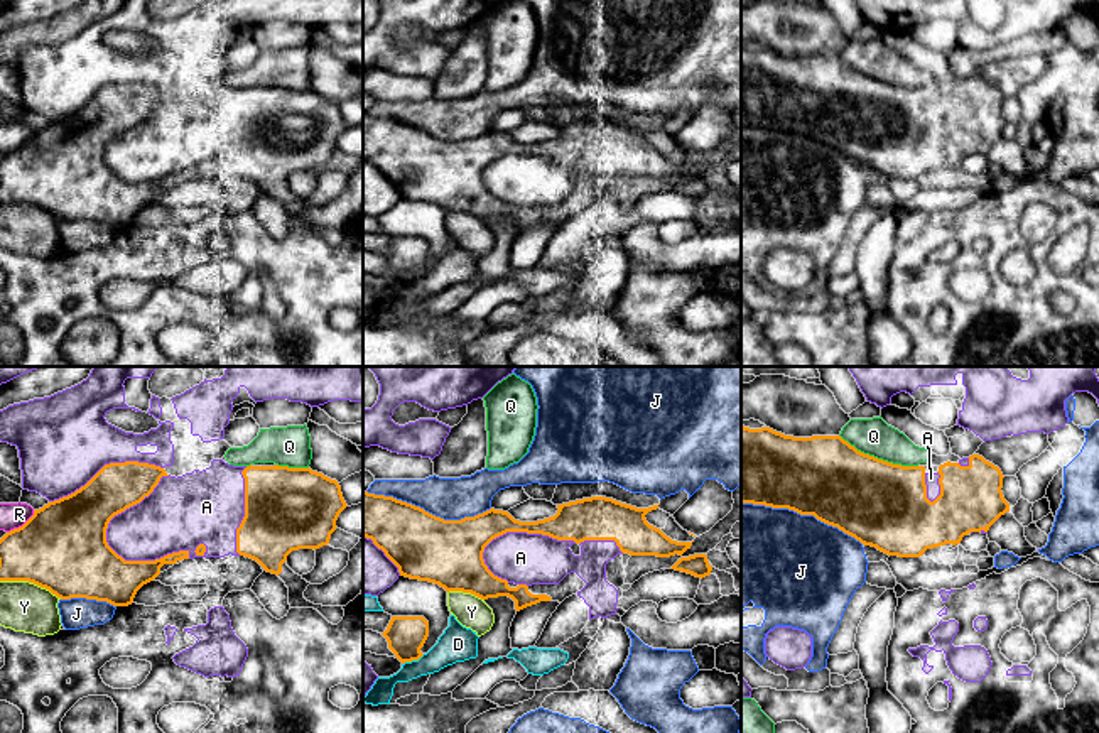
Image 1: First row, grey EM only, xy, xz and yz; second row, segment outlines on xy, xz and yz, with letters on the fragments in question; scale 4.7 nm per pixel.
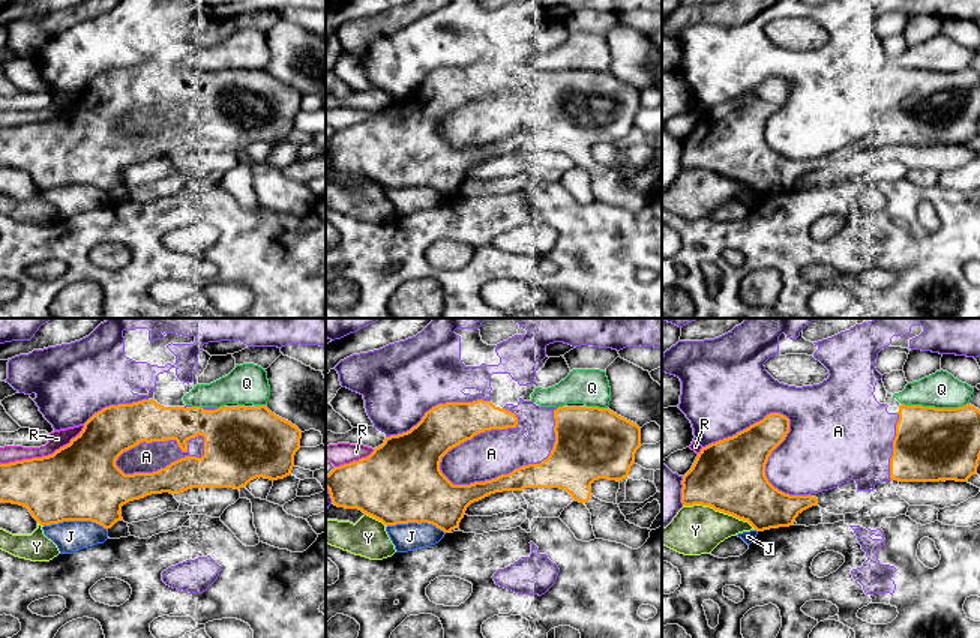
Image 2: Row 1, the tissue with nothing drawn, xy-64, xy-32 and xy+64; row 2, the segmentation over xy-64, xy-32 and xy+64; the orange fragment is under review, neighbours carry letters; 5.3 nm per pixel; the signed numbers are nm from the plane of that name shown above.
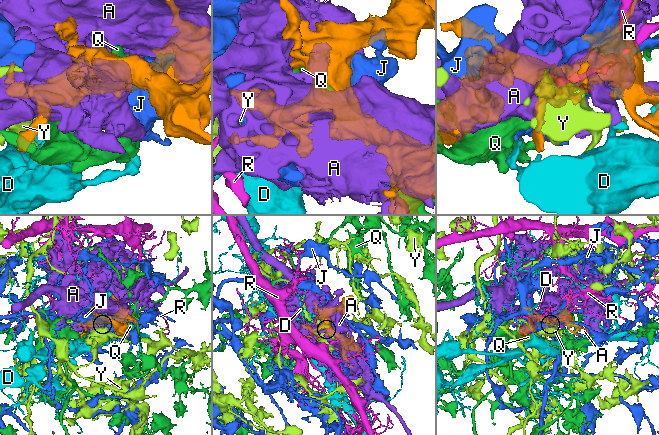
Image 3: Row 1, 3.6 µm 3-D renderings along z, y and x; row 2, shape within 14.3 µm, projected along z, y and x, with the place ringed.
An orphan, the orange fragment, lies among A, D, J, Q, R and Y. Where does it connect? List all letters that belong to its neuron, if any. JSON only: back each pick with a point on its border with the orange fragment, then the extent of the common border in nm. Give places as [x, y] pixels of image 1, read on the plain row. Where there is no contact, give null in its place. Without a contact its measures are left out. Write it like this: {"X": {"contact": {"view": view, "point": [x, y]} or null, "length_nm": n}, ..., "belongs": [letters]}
{"A": {"contact": {"view": "xy", "point": [120, 134]}, "length_nm": 460}, "belongs": ["A"]}

